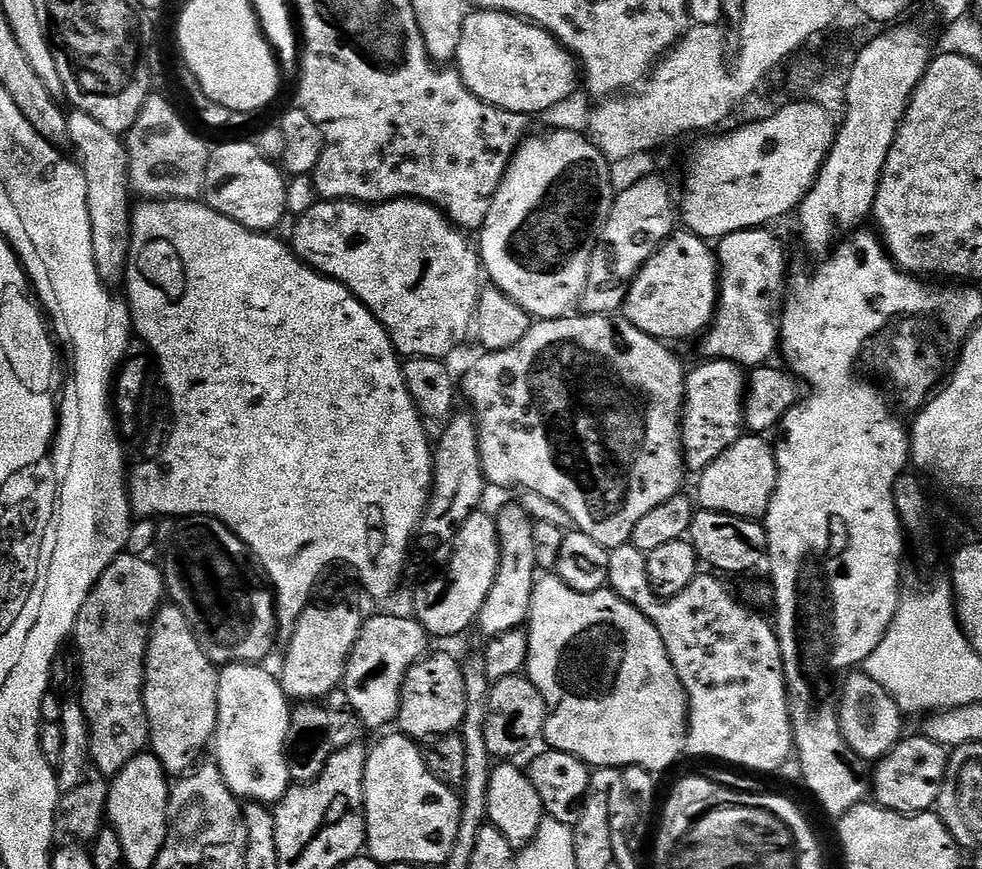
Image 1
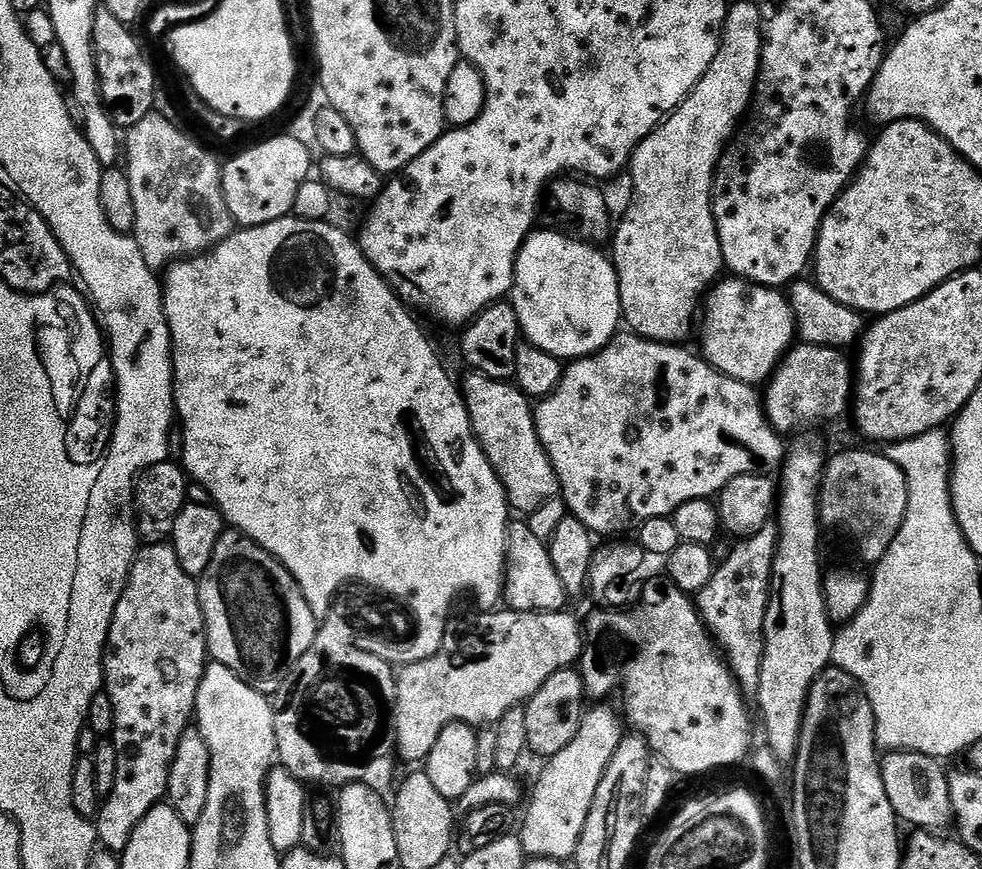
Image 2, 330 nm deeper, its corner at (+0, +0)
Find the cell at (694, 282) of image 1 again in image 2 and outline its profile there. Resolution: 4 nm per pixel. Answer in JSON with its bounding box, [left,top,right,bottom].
[698,278,797,386]

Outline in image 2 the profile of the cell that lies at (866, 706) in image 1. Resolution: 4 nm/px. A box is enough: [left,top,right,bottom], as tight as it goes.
[880,752,953,830]

